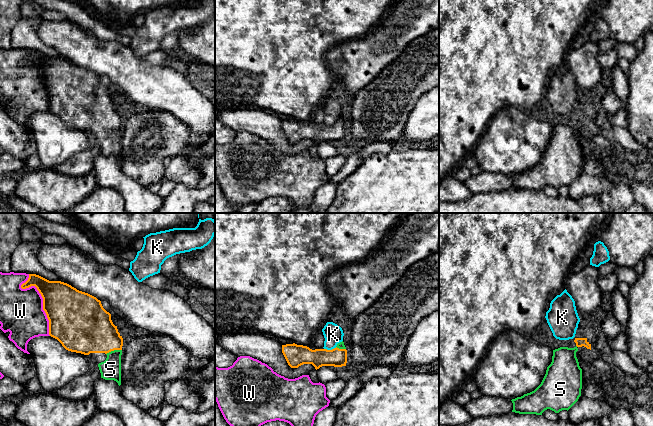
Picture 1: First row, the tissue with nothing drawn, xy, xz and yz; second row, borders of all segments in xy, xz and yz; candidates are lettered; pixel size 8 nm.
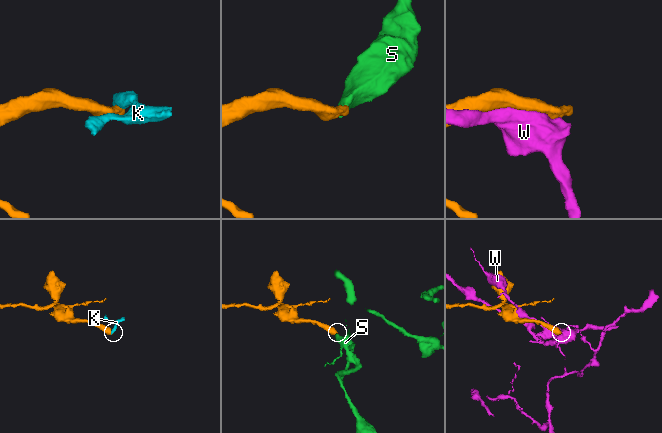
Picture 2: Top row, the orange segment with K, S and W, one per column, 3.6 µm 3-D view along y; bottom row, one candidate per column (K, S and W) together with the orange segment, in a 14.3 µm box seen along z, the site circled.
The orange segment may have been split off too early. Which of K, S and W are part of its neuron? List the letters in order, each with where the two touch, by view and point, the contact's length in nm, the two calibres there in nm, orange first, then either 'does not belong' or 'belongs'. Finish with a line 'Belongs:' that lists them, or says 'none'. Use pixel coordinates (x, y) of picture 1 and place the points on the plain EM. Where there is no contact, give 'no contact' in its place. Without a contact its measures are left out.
K: xz (330, 126) | 110 nm | 150/160 nm | does not belong
S: xy (113, 126) | 130 nm | 380/170 nm | belongs
W: xy (42, 73) | 550 nm | 360/360 nm | does not belong
Belongs: S

